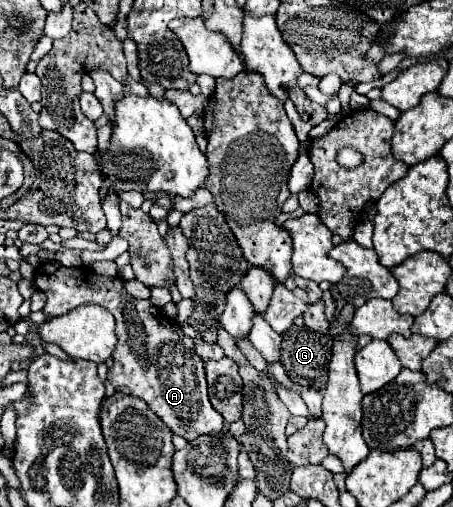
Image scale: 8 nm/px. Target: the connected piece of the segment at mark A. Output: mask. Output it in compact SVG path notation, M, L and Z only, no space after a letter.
M48 262L36 276L36 286L48 300L42 312L50 318L70 312L82 304L98 304L106 308L116 320L116 348L112 352L114 366L108 368L108 380L116 392L136 396L152 408L172 434L192 442L198 436L214 436L222 432L224 418L216 412L208 400L204 362L194 352L190 338L164 316L164 312L152 306L148 300L138 300L124 292L120 278L106 278L94 274L90 268L66 268L58 262Z

